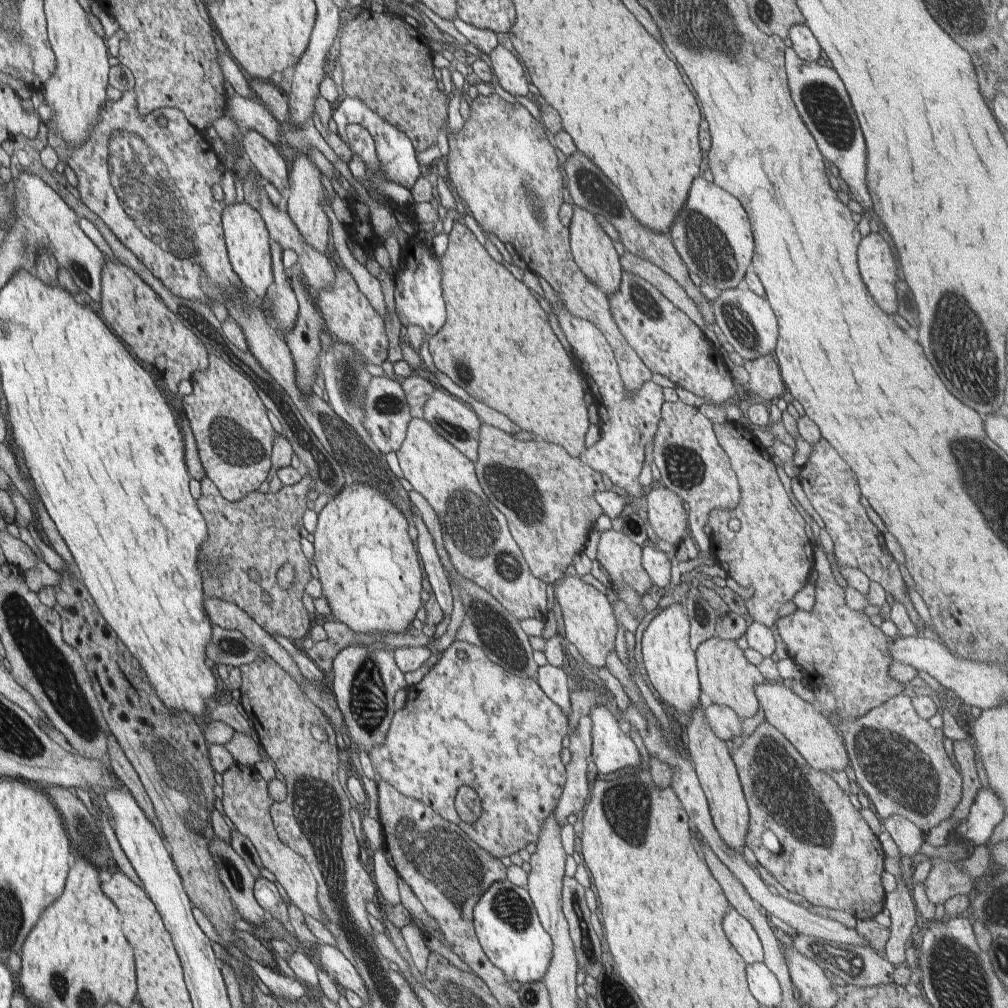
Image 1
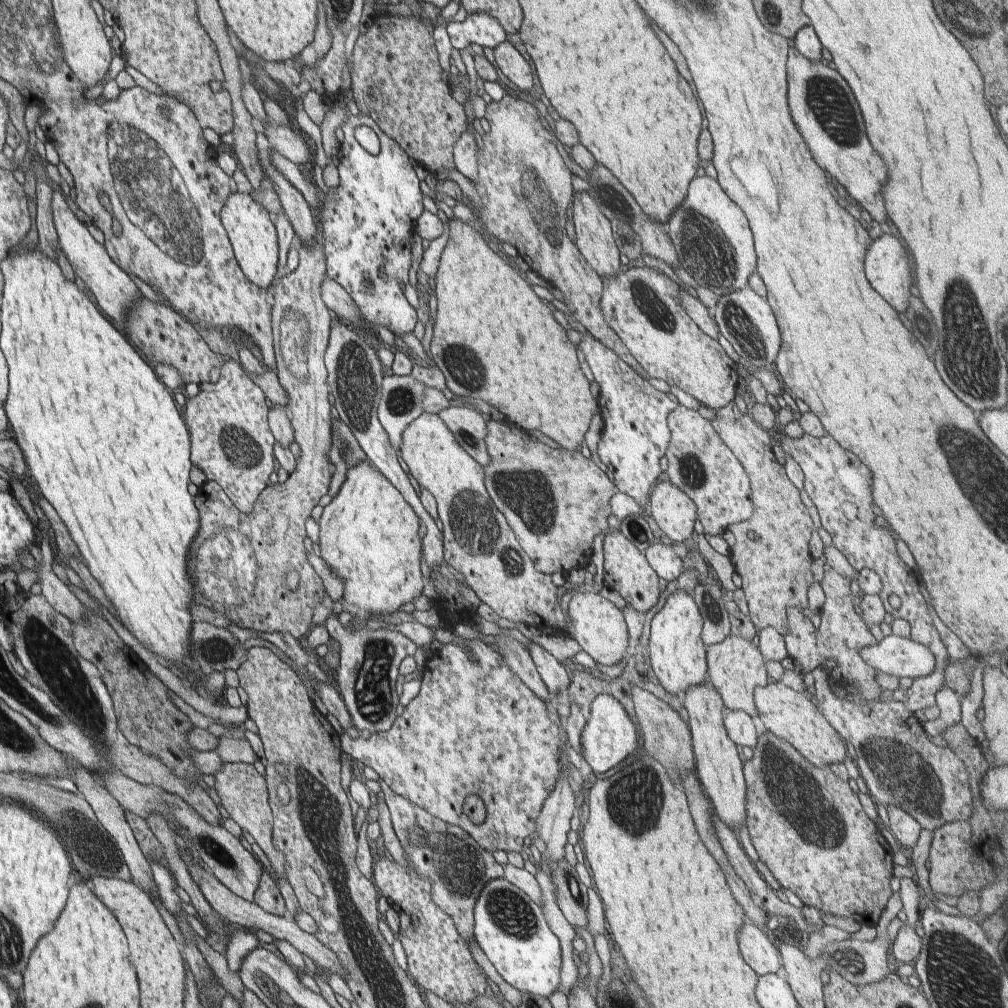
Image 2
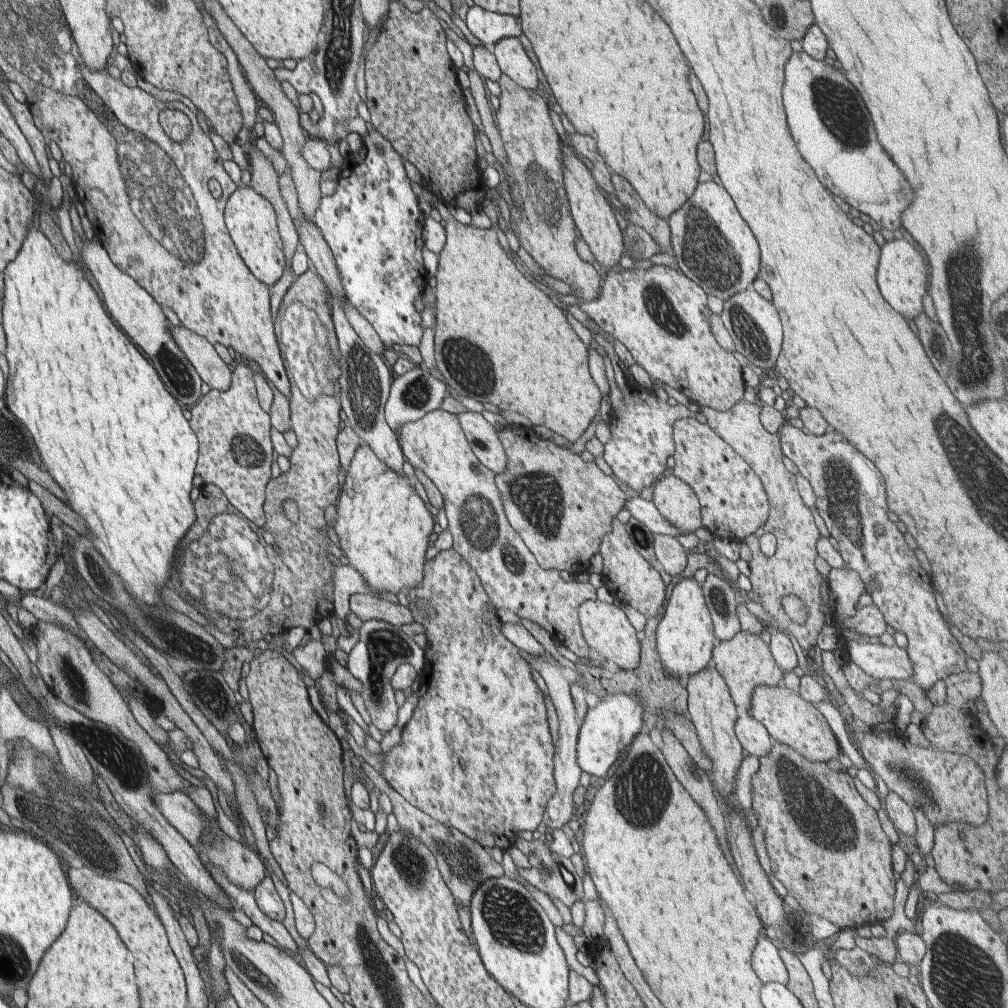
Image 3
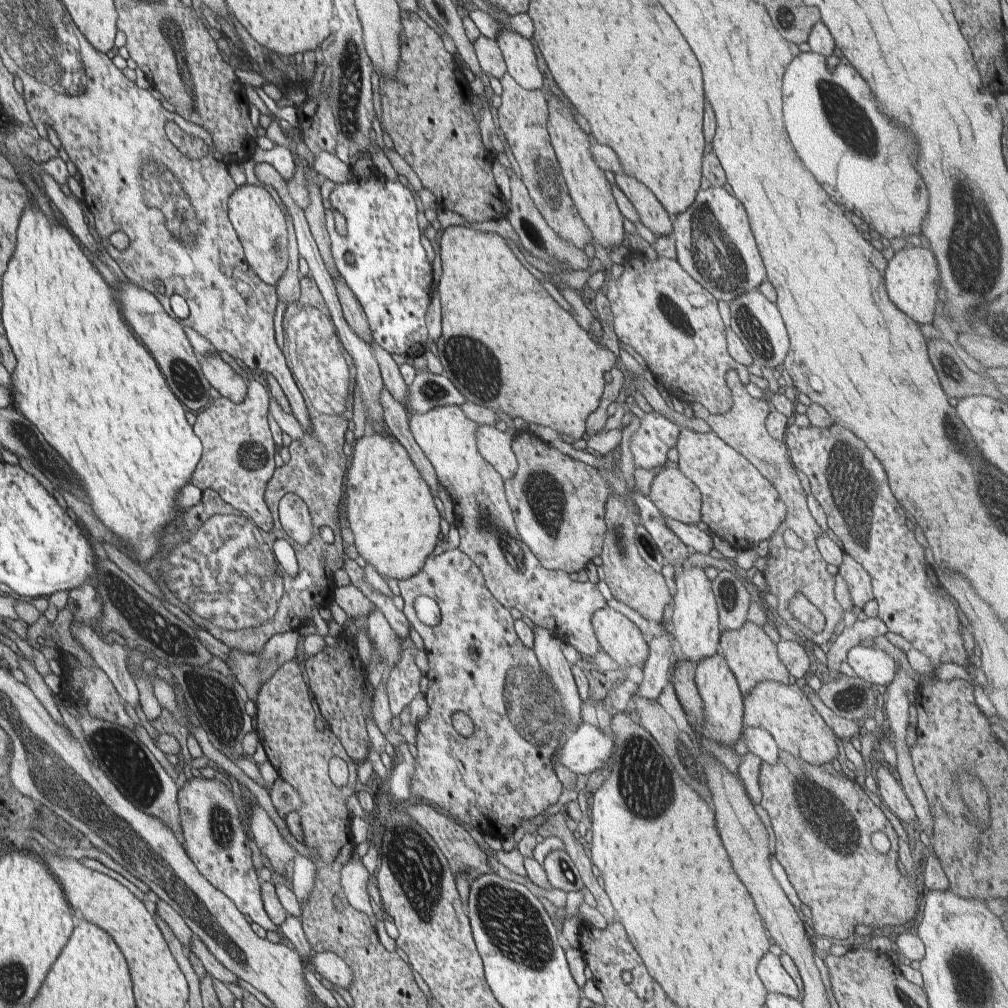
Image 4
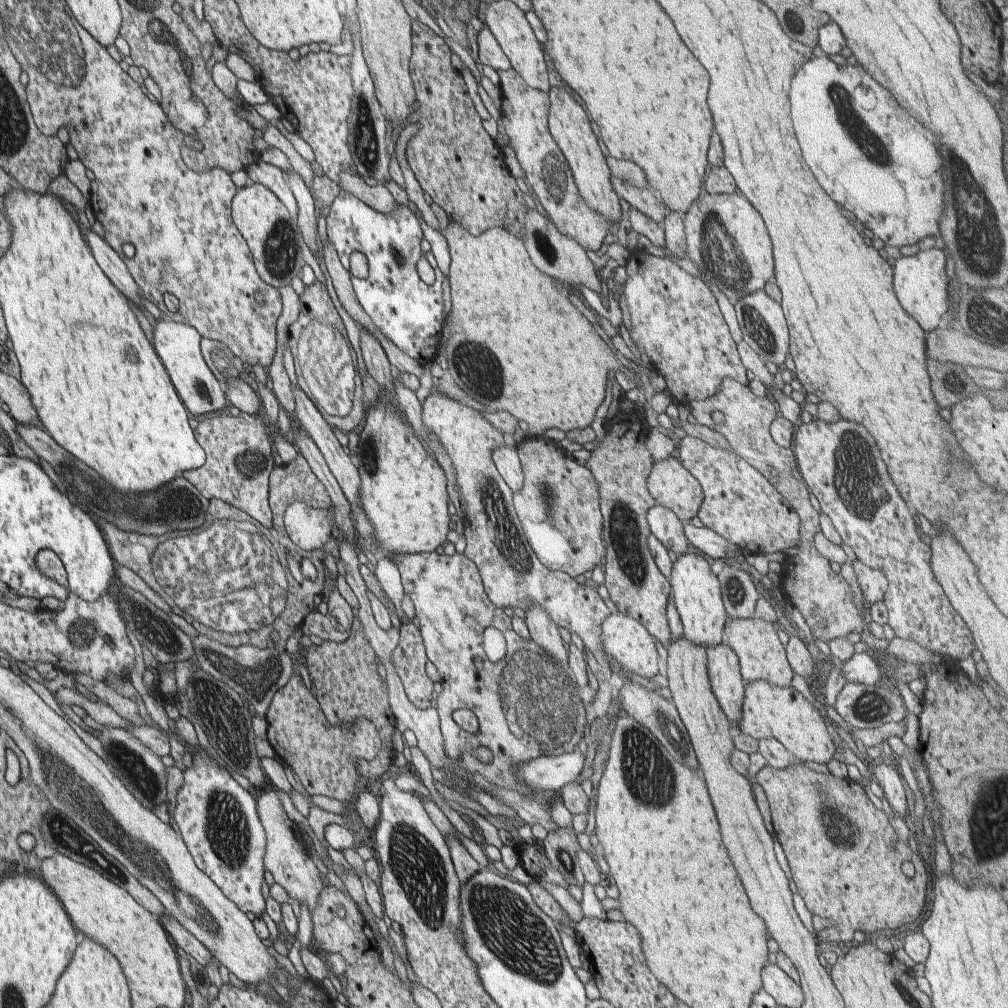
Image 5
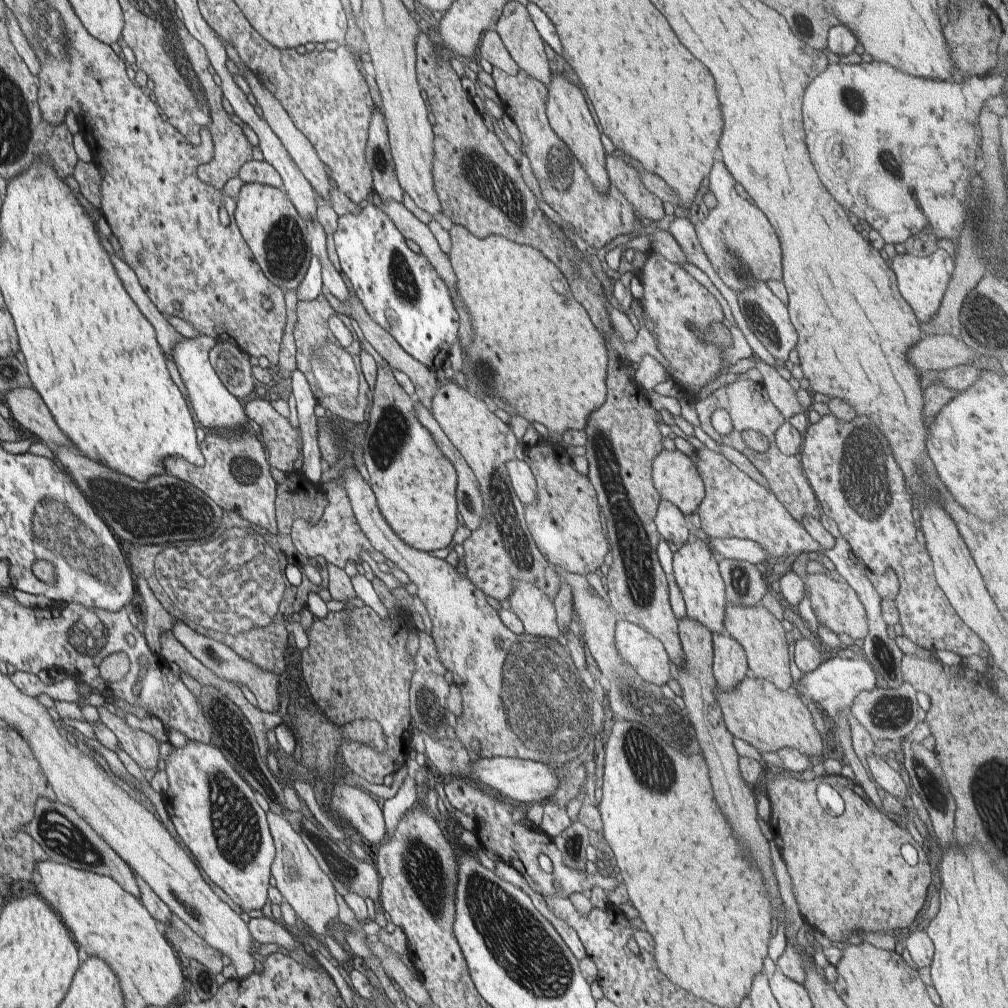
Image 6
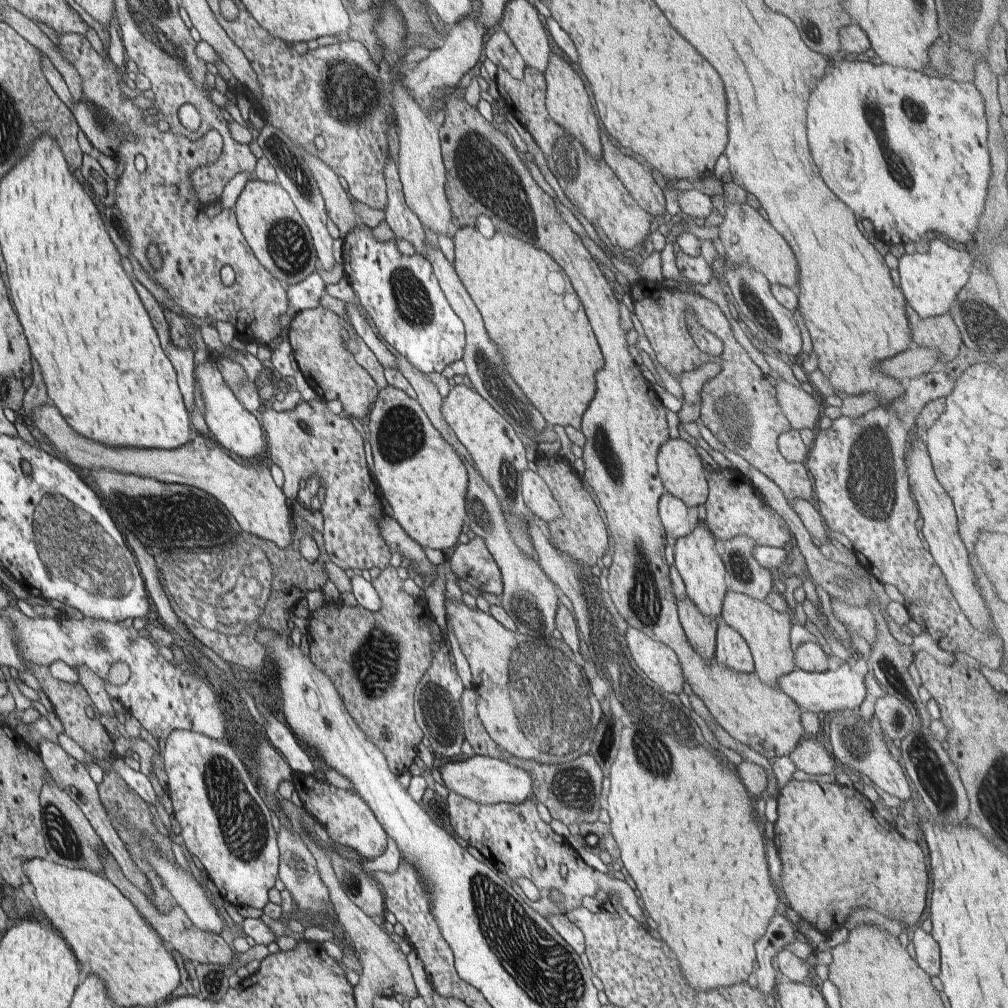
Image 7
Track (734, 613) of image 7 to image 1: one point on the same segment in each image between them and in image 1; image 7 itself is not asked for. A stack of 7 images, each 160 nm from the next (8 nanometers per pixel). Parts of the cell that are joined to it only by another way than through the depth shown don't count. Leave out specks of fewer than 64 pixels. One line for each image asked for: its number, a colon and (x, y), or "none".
1: (726, 677)
2: (735, 666)
3: (745, 662)
4: (753, 657)
5: (761, 654)
6: (761, 634)

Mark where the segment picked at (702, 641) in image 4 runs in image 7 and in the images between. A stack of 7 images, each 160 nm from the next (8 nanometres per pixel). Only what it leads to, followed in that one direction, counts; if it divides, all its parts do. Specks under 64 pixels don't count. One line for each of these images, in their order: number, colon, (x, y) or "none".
5: (696, 590)
6: (696, 569)
7: (696, 557)

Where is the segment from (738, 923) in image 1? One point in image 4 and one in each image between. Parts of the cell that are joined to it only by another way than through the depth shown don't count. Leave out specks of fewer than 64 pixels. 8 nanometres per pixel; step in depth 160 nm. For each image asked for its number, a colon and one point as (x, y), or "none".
2: (760, 950)
3: (765, 961)
4: (775, 979)

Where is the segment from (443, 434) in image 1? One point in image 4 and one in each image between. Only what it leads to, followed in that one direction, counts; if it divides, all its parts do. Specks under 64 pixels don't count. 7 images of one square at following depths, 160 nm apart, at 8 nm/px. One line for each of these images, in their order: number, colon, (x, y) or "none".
2: (467, 425)
3: (484, 441)
4: (494, 445)

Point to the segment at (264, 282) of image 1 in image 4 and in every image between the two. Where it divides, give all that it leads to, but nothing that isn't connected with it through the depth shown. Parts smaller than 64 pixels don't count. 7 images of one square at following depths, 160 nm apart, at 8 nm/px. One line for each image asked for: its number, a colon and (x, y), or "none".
2: (249, 226)
3: (251, 221)
4: (261, 225)

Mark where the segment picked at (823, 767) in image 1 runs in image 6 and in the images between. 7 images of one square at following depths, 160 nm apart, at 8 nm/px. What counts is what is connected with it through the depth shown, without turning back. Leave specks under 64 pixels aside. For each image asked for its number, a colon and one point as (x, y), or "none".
2: (793, 716)
3: (789, 719)
4: (784, 710)
5: (767, 710)
6: (768, 718)

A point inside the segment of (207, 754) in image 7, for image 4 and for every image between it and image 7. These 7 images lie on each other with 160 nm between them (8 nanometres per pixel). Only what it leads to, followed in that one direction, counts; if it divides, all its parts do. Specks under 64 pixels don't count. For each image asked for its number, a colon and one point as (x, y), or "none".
4: (214, 833)
5: (219, 820)
6: (214, 810)

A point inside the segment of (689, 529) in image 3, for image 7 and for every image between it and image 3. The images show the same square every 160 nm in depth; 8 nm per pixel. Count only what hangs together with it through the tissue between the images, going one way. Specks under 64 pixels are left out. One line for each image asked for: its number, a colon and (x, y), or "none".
4: (672, 492)
5: (672, 485)
6: (676, 479)
7: (680, 468)

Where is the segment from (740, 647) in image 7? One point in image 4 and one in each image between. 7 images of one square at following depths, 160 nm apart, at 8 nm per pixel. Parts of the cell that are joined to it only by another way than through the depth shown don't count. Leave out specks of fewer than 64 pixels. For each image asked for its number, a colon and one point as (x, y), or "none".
4: (722, 699)
5: (723, 666)
6: (730, 666)

